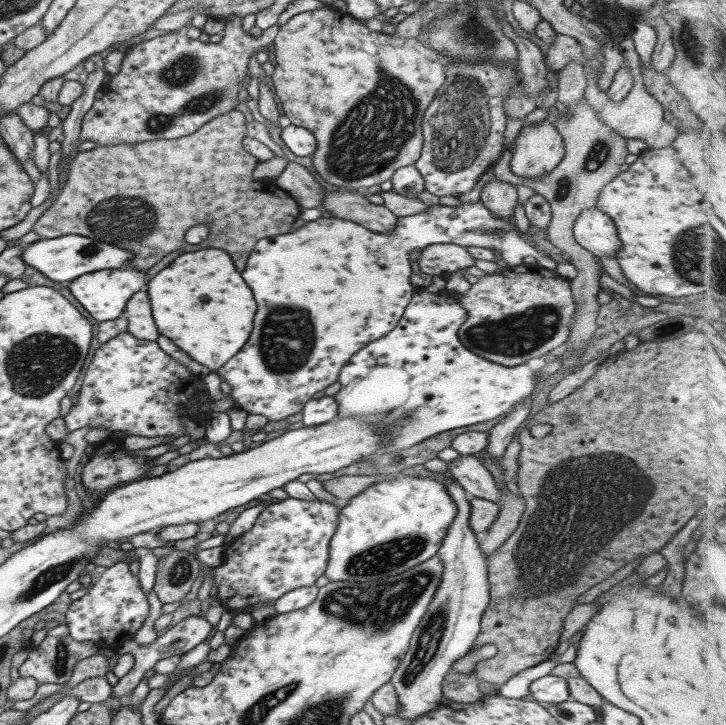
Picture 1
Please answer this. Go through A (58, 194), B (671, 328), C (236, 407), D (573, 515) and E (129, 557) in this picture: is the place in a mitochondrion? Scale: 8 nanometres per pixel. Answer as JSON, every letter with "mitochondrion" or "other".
{"A":"other","B":"other","C":"other","D":"mitochondrion","E":"other"}

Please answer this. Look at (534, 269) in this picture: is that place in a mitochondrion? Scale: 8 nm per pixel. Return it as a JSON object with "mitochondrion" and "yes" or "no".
{"mitochondrion":"no"}

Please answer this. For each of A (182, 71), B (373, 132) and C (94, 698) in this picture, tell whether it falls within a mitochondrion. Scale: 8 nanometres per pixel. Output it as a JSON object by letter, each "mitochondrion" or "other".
{"A":"mitochondrion","B":"mitochondrion","C":"other"}

